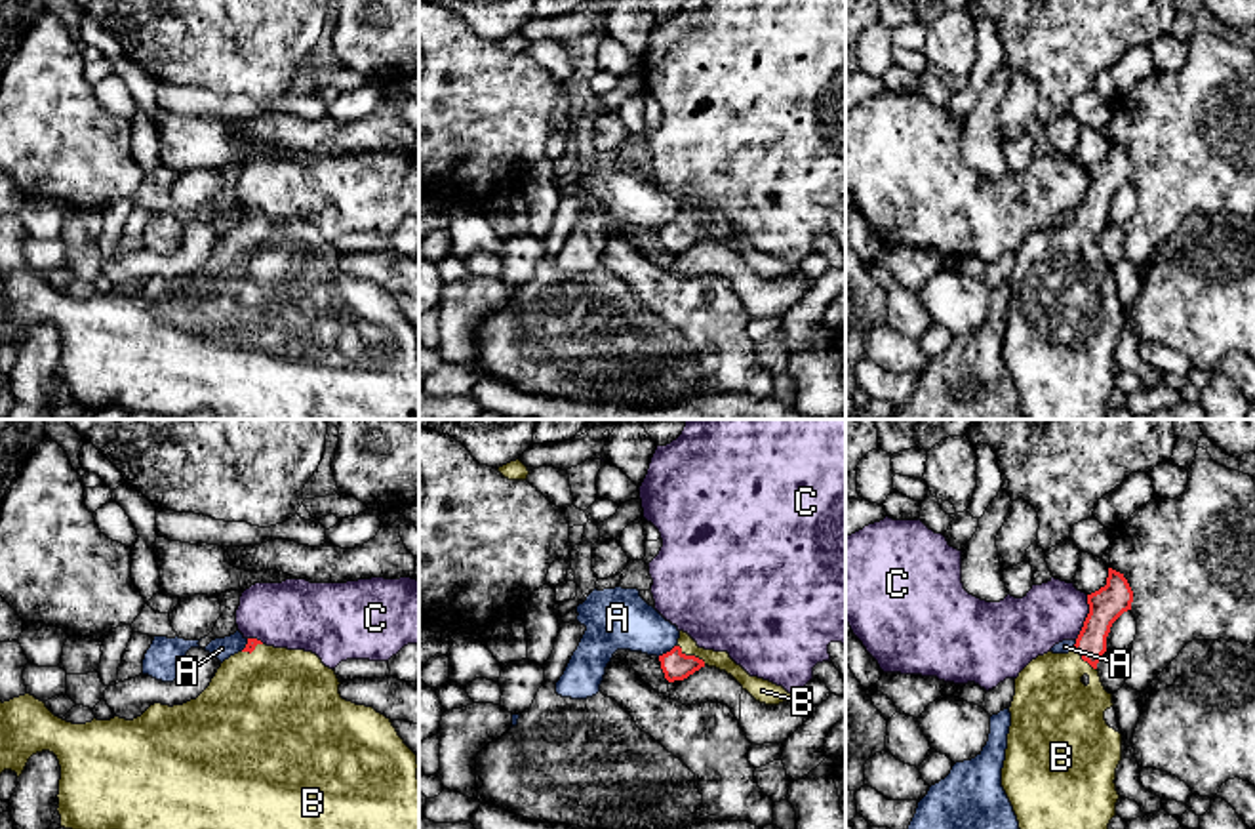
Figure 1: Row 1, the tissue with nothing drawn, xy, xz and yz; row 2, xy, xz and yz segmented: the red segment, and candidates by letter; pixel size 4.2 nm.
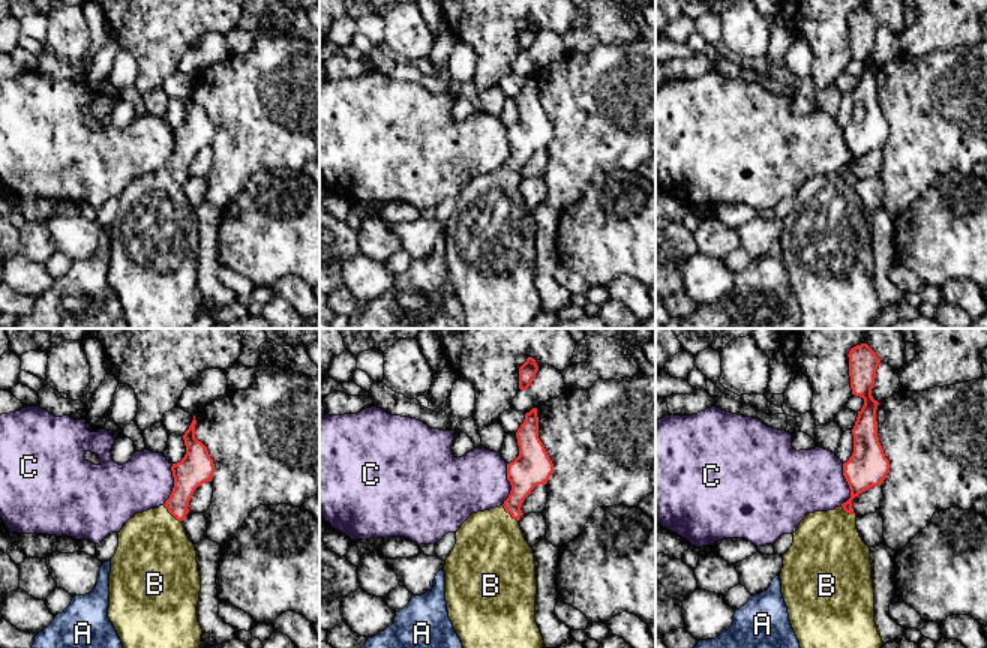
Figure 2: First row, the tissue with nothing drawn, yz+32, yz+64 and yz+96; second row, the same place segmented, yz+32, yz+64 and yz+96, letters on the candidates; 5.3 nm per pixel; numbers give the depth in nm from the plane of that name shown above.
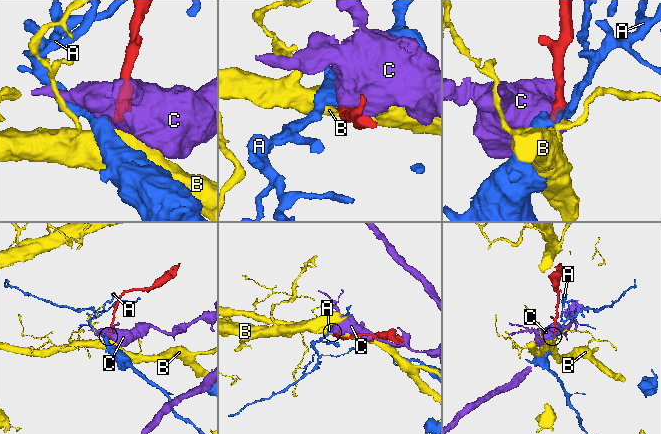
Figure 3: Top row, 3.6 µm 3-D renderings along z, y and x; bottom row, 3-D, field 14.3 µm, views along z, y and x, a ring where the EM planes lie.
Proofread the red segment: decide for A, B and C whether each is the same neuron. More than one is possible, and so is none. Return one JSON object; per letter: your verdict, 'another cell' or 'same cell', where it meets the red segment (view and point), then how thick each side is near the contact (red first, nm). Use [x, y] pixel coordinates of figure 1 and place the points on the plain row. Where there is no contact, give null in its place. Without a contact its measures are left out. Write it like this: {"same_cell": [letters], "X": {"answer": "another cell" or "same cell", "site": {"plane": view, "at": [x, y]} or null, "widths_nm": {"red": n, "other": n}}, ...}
{"same_cell": ["B"], "A": {"answer": "another cell", "site": {"plane": "xz", "at": [667, 225]}, "widths_nm": {"red": 120, "other": 260}}, "B": {"answer": "same cell", "site": {"plane": "xz", "at": [692, 229]}, "widths_nm": {"red": 120, "other": 80}}, "C": {"answer": "another cell", "site": {"plane": "yz", "at": [1086, 191]}, "widths_nm": {"red": 150, "other": 260}}}

